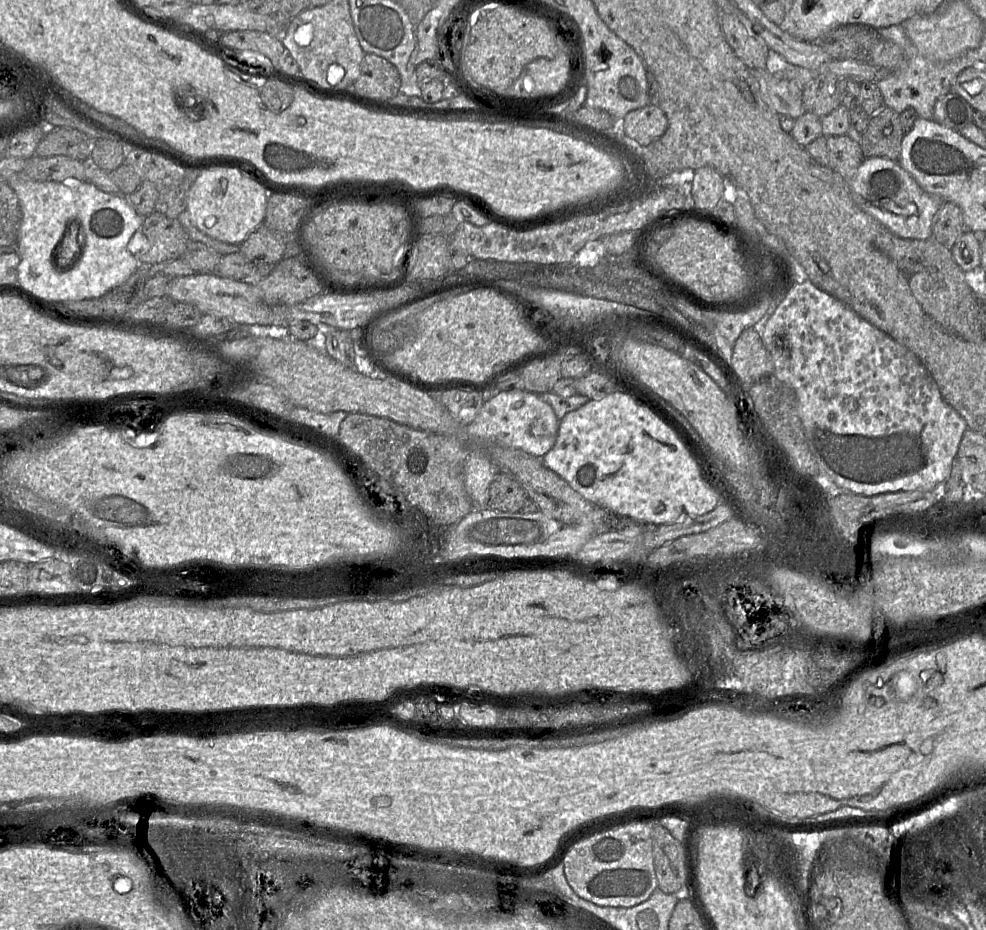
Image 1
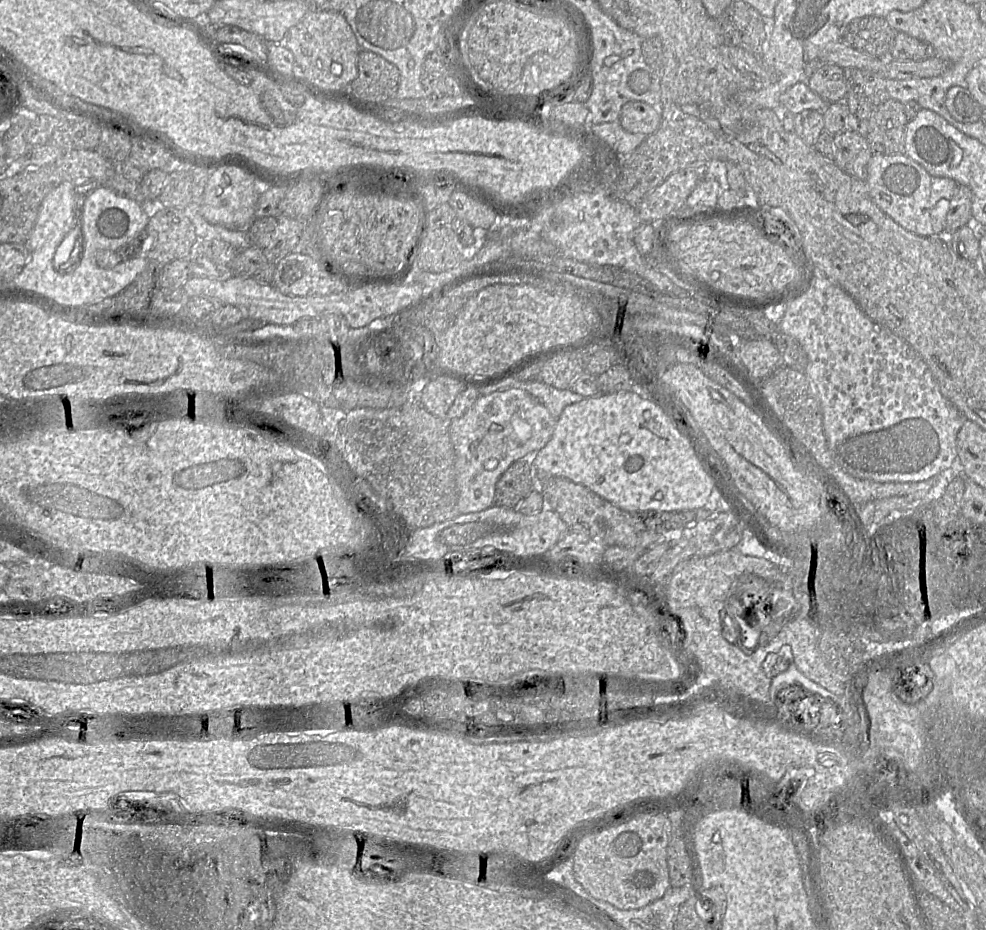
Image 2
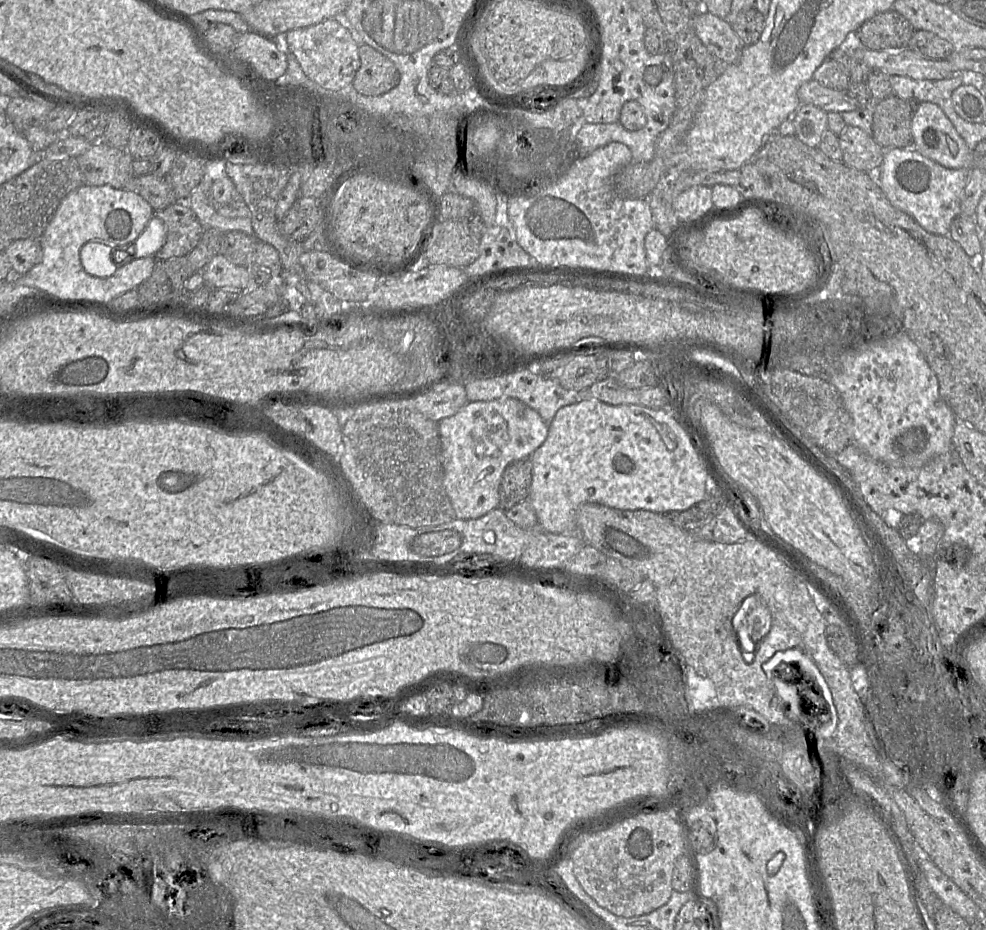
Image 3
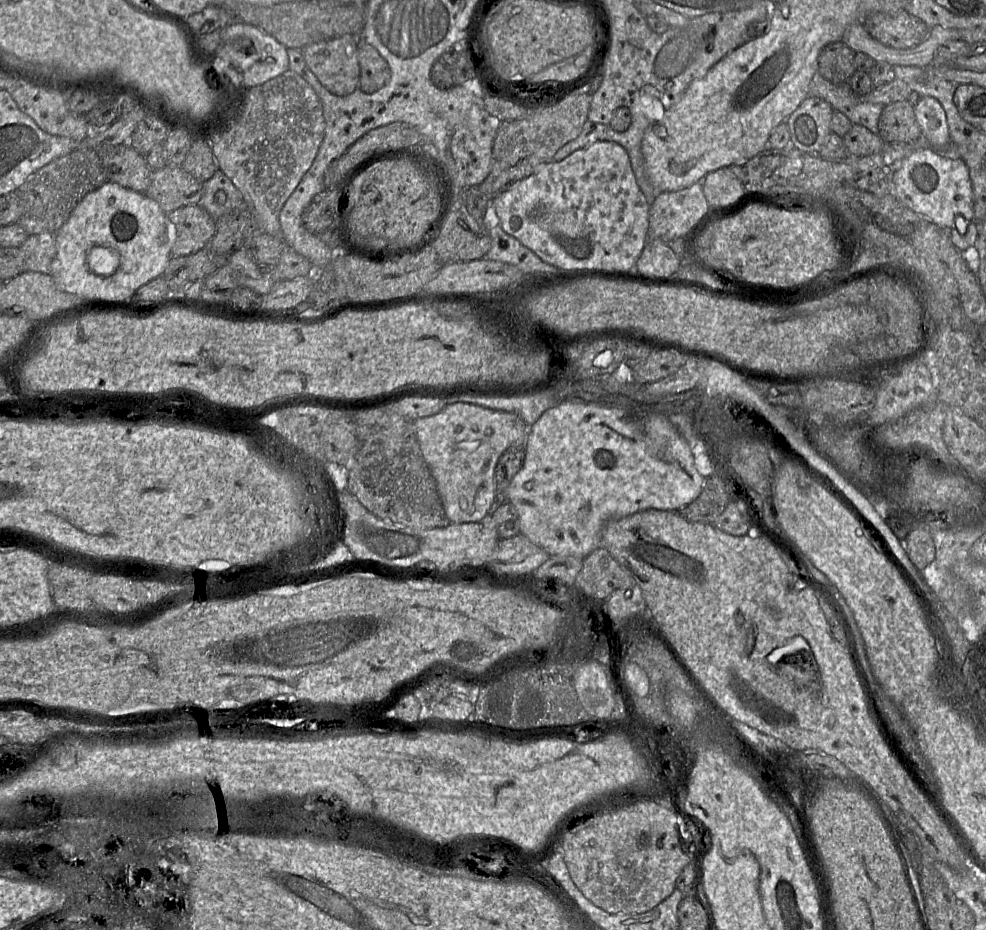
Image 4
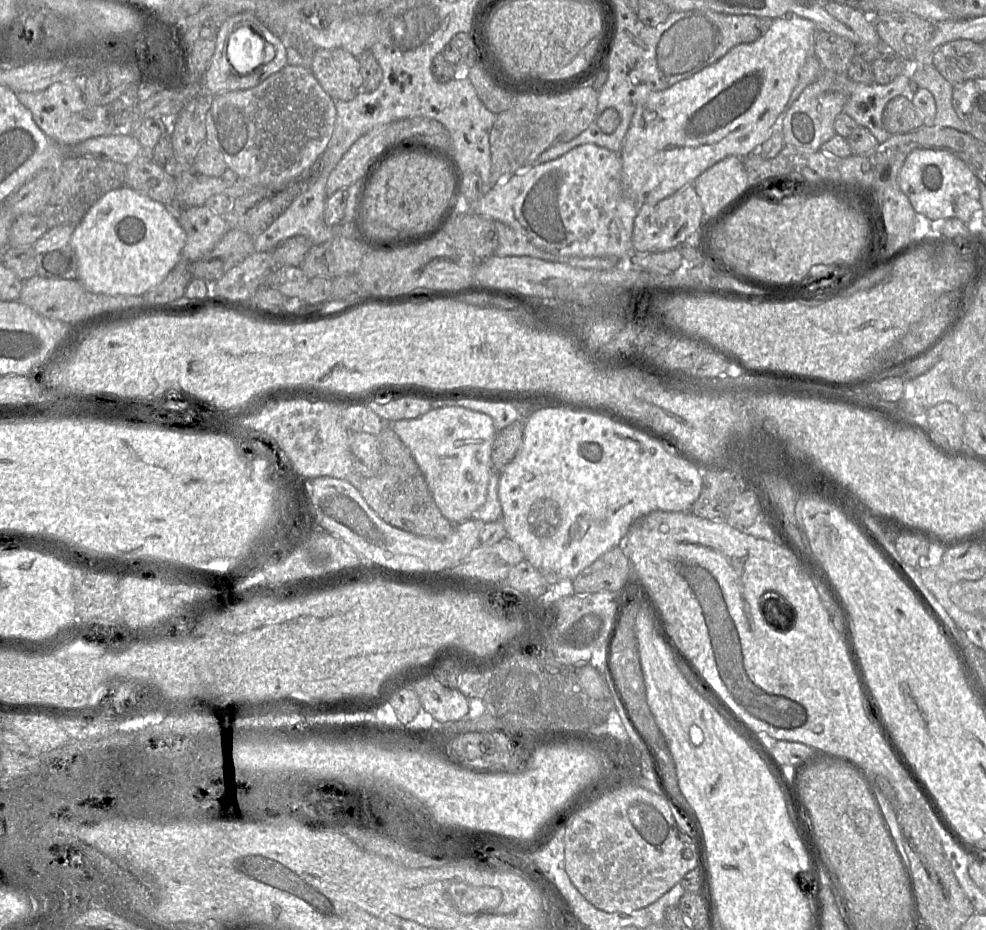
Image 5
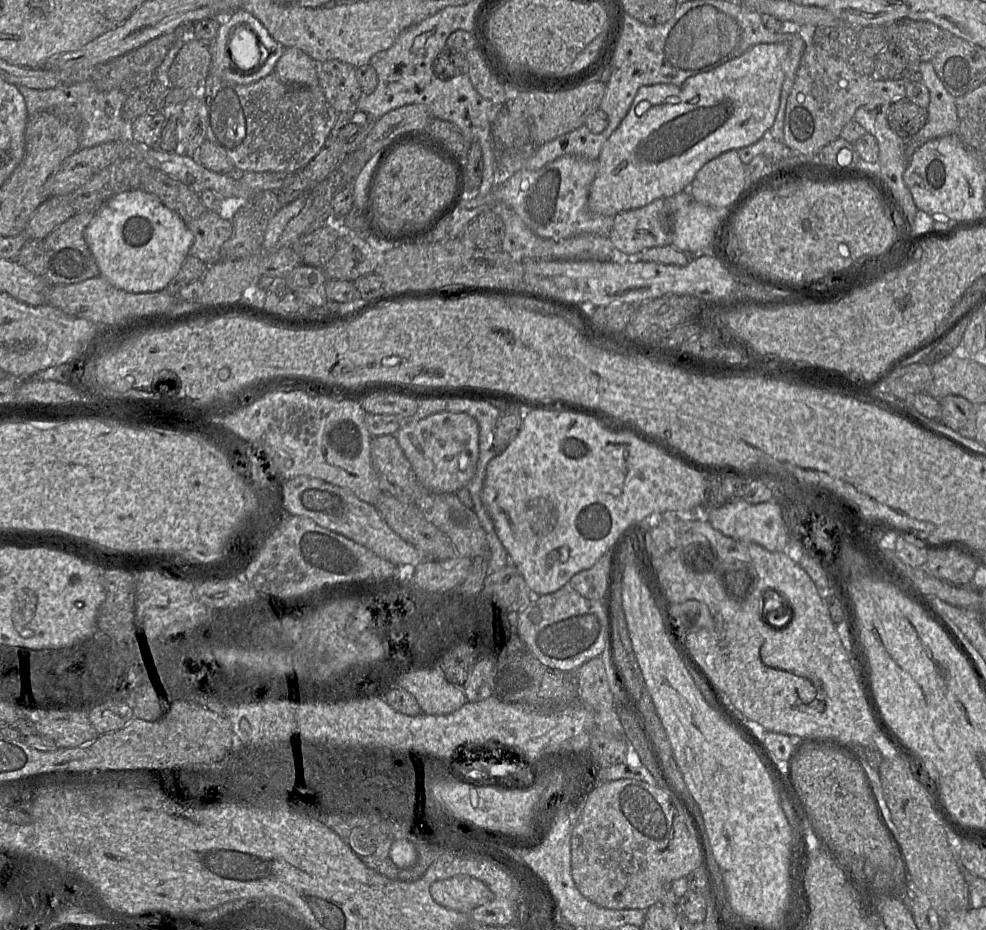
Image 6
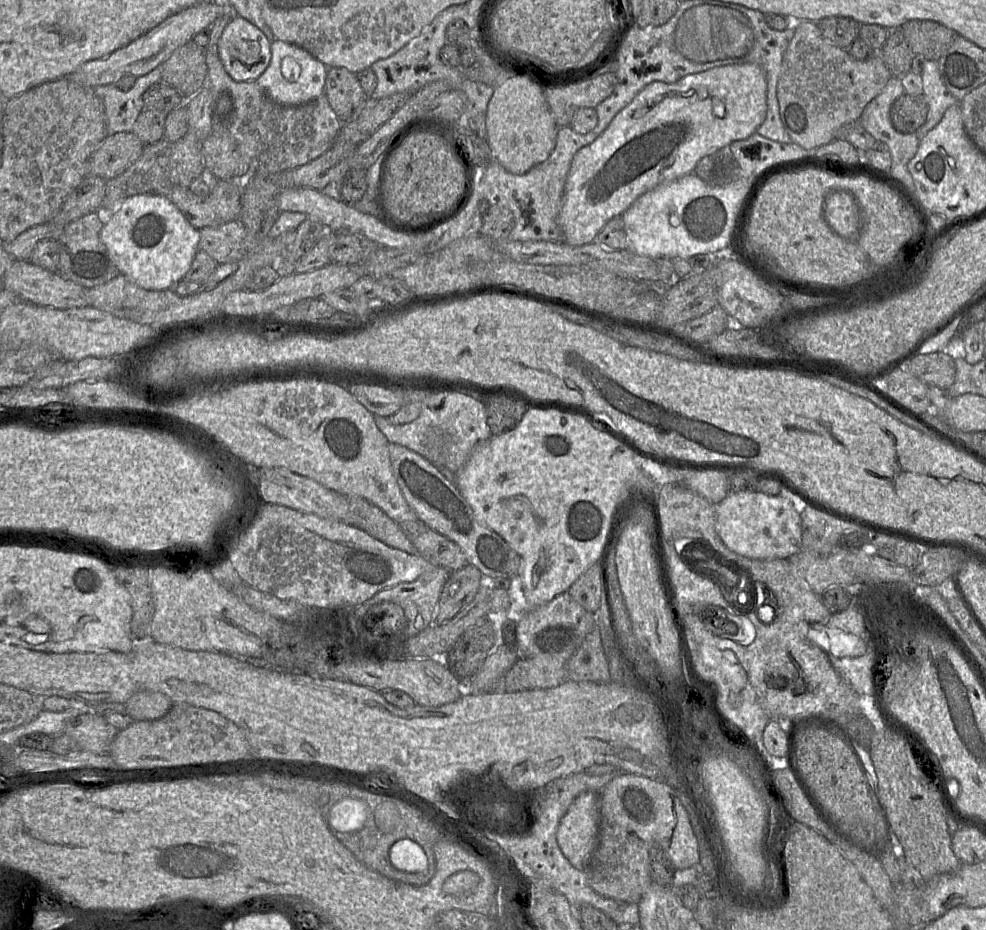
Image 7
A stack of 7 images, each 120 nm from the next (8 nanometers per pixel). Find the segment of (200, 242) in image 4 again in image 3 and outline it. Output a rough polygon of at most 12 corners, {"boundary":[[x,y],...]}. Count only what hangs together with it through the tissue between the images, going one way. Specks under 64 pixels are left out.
{"boundary":[[185,201],[154,216],[164,225],[157,260],[186,257],[204,233]]}

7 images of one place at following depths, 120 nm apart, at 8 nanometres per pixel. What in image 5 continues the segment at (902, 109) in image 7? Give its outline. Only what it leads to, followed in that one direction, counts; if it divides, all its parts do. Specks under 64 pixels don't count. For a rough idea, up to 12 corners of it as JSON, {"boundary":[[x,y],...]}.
{"boundary":[[906,96],[890,100],[883,111],[890,135],[924,126],[922,114]]}

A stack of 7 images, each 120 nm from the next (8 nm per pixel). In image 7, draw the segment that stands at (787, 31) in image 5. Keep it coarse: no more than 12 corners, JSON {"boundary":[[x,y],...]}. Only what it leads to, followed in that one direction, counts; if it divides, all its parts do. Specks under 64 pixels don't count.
{"boundary":[[767,78],[646,85],[573,157],[562,241],[756,132]]}

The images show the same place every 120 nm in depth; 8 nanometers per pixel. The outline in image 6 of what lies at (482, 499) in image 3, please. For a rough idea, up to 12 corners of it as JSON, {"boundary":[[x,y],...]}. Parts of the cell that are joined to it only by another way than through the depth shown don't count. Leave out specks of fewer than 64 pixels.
{"boundary":[[466,413],[394,434],[419,482],[455,494],[473,478],[479,426]]}

